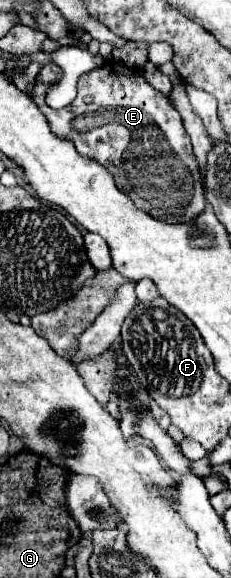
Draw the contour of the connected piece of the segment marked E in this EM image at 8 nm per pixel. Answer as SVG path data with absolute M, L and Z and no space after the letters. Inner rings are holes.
M106 61L102 67L96 67L80 77L78 97L68 107L54 111L46 105L44 95L46 95L46 89L50 87L50 83L54 83L62 75L62 71L58 65L46 63L36 77L36 85L34 85L30 97L38 105L38 109L48 117L52 131L60 137L72 139L78 153L92 157L92 159L100 161L104 167L108 167L108 171L116 179L116 185L120 187L120 191L124 191L134 201L134 205L138 209L144 209L152 217L162 219L166 223L192 221L194 217L198 217L204 211L206 199L204 199L204 191L202 191L198 163L192 153L190 137L182 125L180 113L172 107L170 99L166 95L162 95L160 91L156 91L140 73L142 73L140 69L130 69L124 63Z

